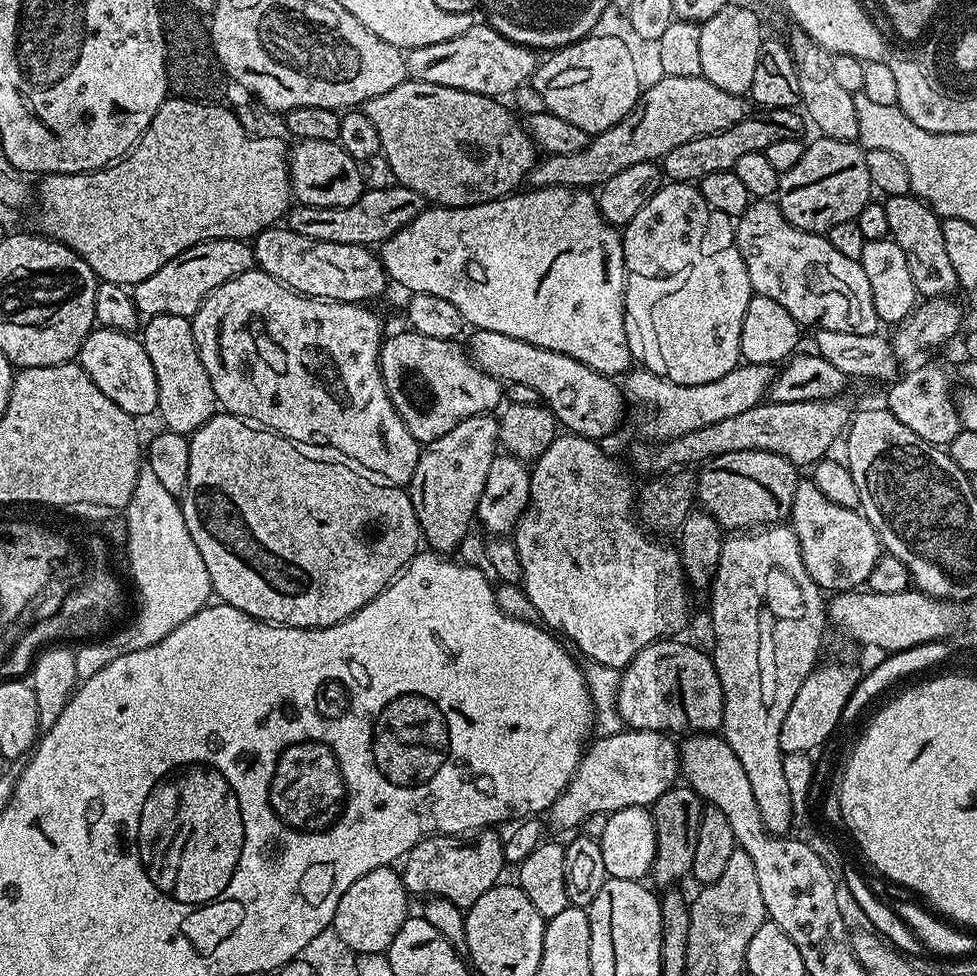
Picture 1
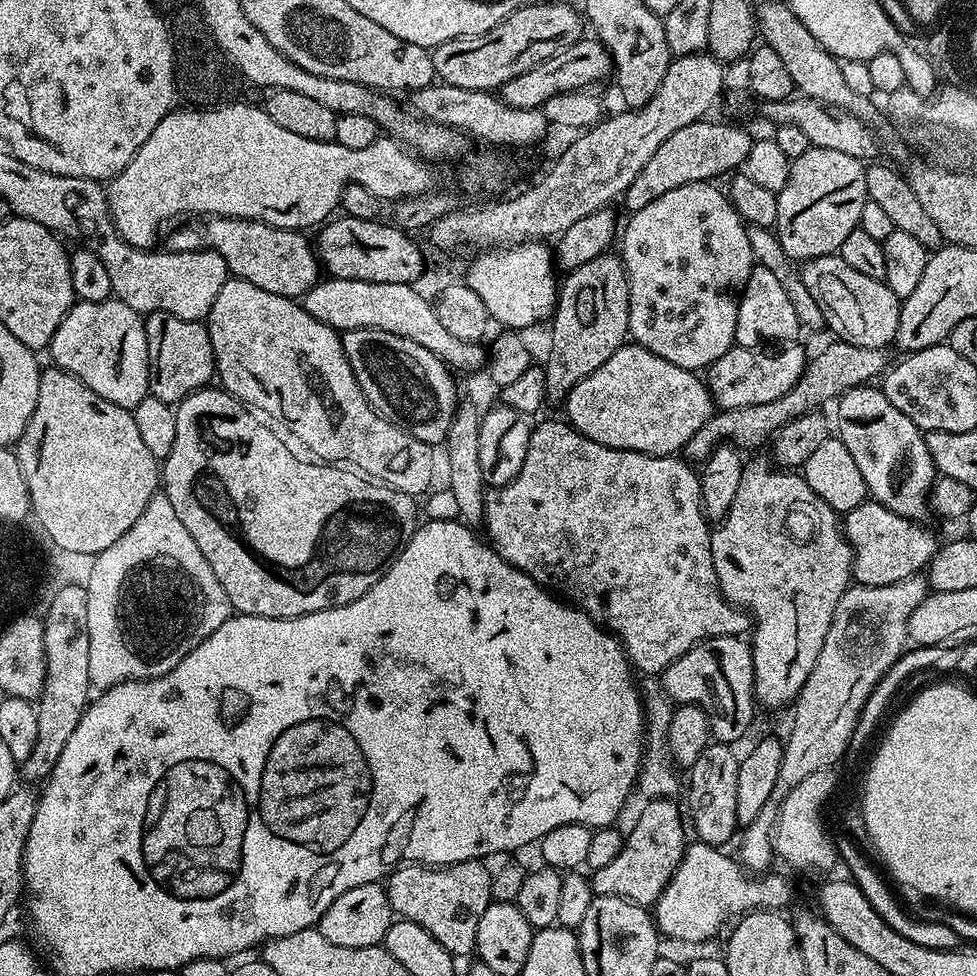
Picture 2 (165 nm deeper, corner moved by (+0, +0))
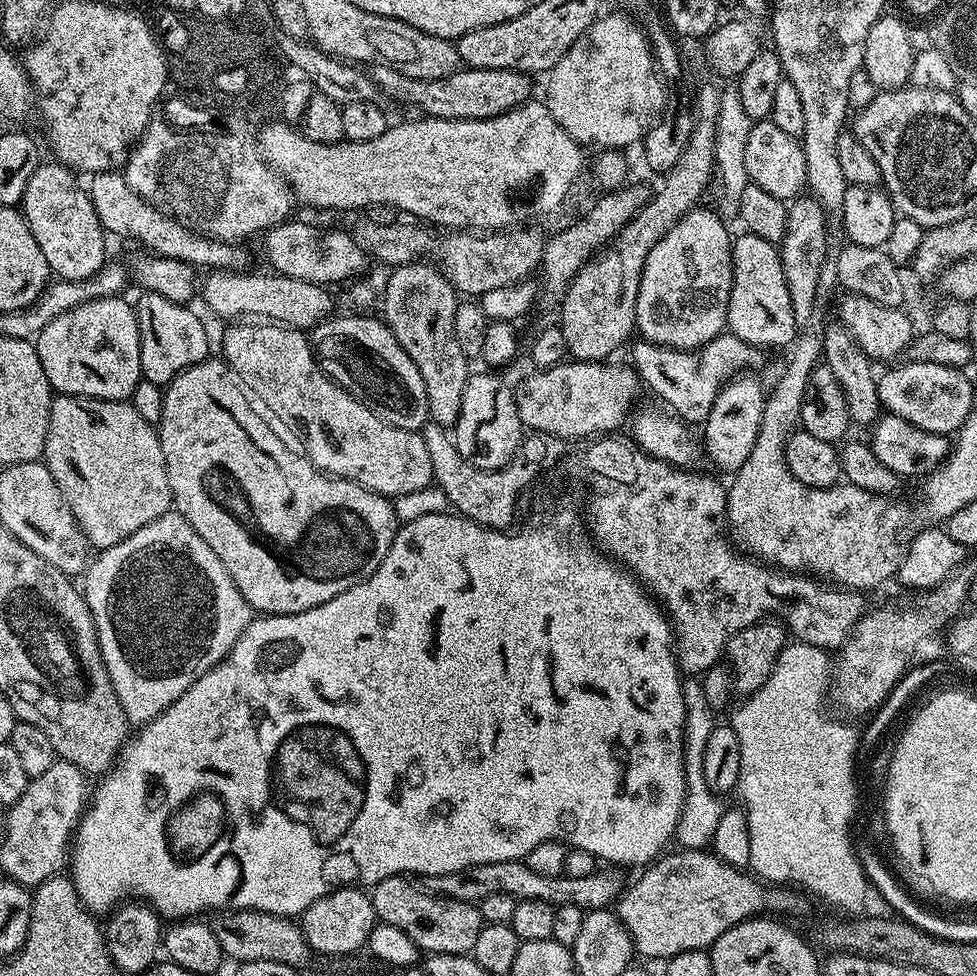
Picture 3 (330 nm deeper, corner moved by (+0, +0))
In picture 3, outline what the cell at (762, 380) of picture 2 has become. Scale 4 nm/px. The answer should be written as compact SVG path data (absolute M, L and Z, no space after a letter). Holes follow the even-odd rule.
M721 334L714 337L710 342L706 342L700 349L694 348L667 348L666 346L658 346L652 344L649 340L643 338L637 339L637 344L631 345L632 360L631 367L636 369L637 375L641 381L652 392L657 392L663 403L681 420L692 426L703 425L704 419L710 414L710 410L714 406L714 398L718 398L718 394L728 385L728 381L747 373L749 370L756 370L760 364L761 349L755 344L748 344L742 338L731 334Z

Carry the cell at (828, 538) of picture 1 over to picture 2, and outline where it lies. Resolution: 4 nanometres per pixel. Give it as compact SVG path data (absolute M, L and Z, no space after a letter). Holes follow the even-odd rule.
M869 498L854 510L843 513L844 536L852 548L852 574L857 584L890 586L923 573L936 553L938 541L923 523L907 520Z

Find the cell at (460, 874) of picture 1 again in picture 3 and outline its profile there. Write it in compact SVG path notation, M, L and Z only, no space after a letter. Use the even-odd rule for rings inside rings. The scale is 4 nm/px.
M407 875L391 876L371 885L370 895L381 924L398 926L402 934L408 935L424 954L454 954L466 956L474 950L482 927L480 910L477 905L452 900L449 896L436 896L425 890ZM409 880L409 881L408 881Z

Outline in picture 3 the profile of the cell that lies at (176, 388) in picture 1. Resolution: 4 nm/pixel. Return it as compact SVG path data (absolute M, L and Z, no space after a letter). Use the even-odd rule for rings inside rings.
M144 292L140 301L135 301L134 307L138 326L140 327L140 374L143 379L161 386L172 383L173 378L182 374L190 366L209 359L208 352L208 328L200 321L196 312L191 312L188 304L170 302L170 298L162 298L162 294Z

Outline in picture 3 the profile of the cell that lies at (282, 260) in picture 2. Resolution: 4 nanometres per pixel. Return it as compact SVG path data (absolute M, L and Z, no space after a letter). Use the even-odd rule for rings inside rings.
M123 171L97 172L87 181L86 191L90 202L94 202L94 214L109 237L121 236L124 240L137 240L149 253L181 260L200 270L223 270L242 272L249 267L248 252L240 242L212 240L200 232L187 228L179 218L169 216L160 208L146 202L126 182Z

